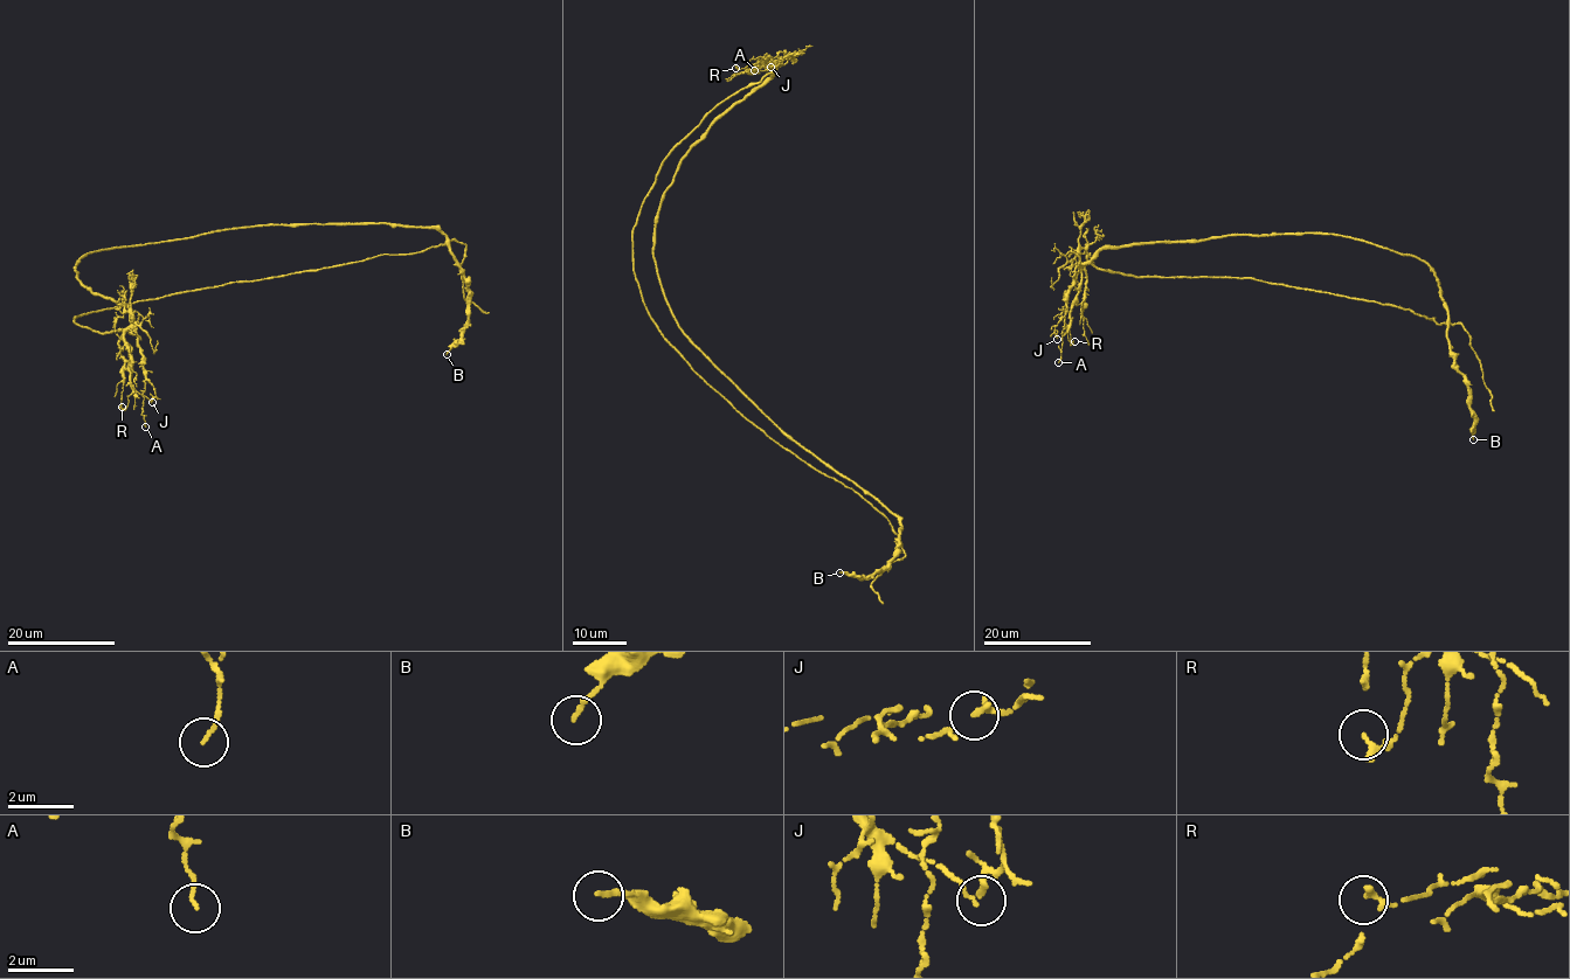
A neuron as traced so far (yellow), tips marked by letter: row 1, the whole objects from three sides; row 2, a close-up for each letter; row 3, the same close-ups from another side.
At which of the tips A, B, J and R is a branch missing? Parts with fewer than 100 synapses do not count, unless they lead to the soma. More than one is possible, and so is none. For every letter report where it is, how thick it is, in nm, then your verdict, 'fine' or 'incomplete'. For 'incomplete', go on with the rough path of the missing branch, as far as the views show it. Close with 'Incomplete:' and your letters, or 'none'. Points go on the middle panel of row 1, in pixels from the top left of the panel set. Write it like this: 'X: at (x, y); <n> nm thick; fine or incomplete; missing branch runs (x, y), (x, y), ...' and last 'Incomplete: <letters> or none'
A: at (754, 70); 110 nm thick; fine
B: at (839, 573); 150 nm thick; fine
J: at (770, 67); 100 nm thick; fine
R: at (735, 68); 220 nm thick; fine
Incomplete: none

